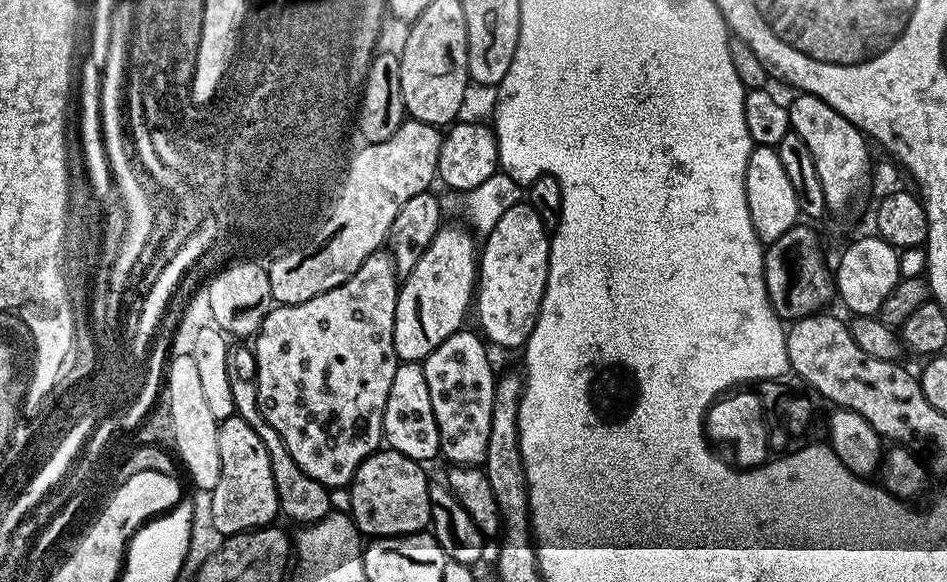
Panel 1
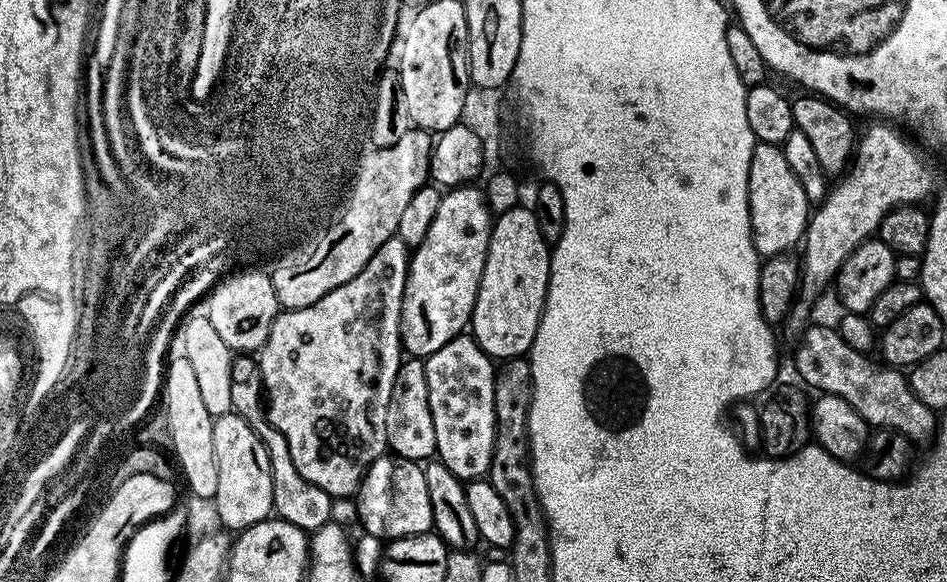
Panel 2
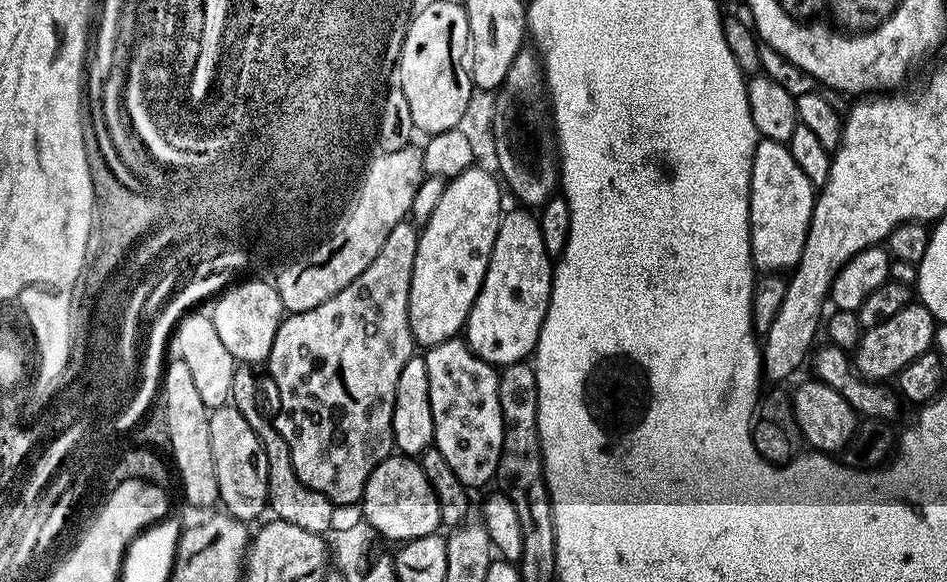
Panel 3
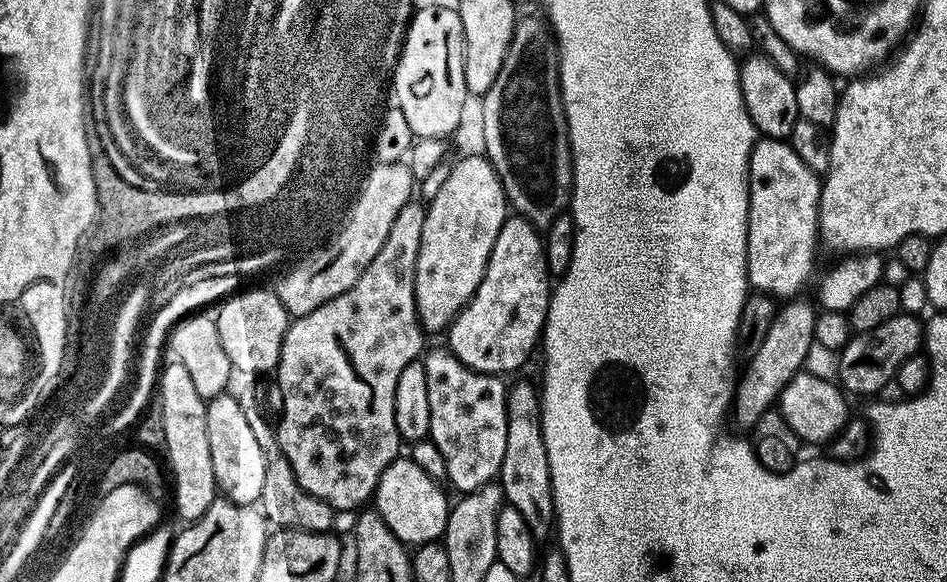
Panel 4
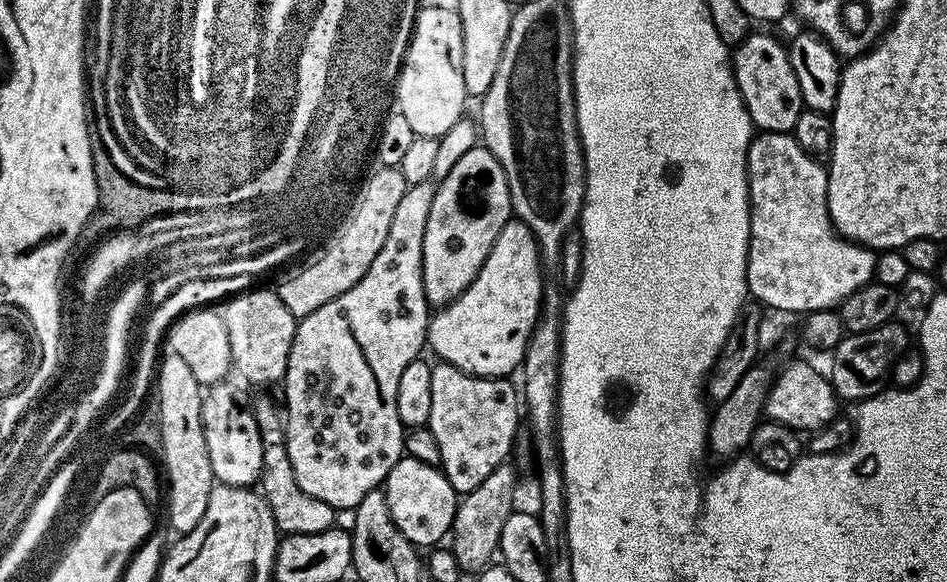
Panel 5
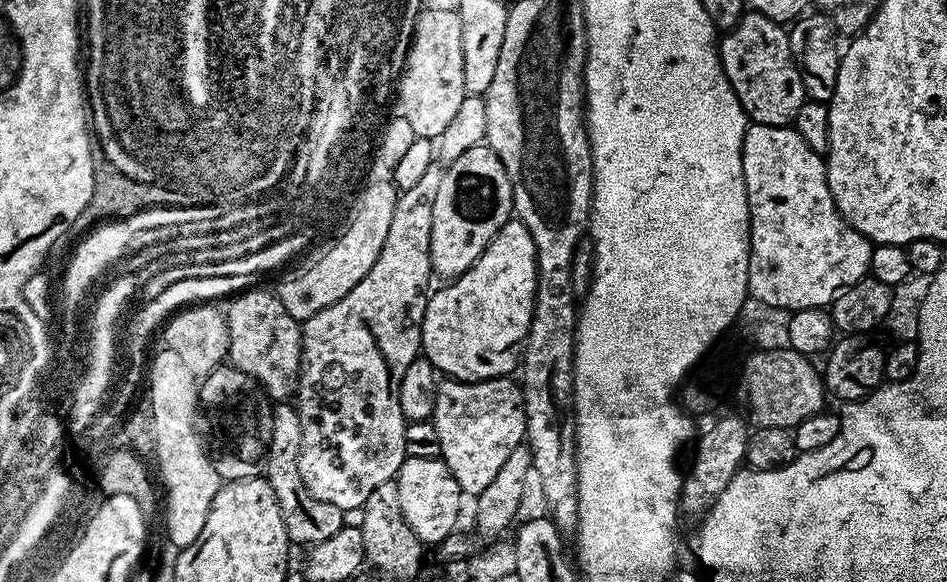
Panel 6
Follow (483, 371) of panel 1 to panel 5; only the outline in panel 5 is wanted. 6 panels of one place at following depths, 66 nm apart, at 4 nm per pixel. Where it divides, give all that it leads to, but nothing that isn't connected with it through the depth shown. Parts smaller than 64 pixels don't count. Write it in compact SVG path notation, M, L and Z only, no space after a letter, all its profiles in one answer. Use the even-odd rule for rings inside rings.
M443 362L432 364L430 418L426 427L438 441L439 467L458 494L477 488L489 474L494 474L499 464L505 463L513 455L516 434L522 428L522 400L518 395L517 385L515 388L510 381L511 379L495 376L471 376L469 372L458 370L453 364Z

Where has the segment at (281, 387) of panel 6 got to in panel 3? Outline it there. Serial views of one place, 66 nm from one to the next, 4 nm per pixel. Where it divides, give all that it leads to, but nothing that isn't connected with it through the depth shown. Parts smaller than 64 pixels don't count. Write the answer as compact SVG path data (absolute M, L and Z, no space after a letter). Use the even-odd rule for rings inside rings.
M248 280L245 284L233 283L220 298L221 300L210 309L210 315L214 322L214 330L221 333L220 337L222 343L226 346L226 350L230 350L232 357L245 365L263 365L270 354L270 346L274 346L274 331L252 331L255 330L256 323L259 320L264 324L270 323L269 325L271 325L273 321L279 322L284 319L286 309L284 303L280 301L280 293L276 291L269 281L267 284L264 280Z

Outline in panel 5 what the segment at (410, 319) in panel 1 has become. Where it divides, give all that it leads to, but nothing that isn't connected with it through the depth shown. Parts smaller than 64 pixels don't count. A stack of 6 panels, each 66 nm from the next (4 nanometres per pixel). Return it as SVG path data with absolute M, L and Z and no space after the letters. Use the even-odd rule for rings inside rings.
M483 146L466 150L454 170L436 184L434 206L430 206L430 218L426 218L426 238L422 238L422 282L429 305L449 304L468 289L478 270L482 270L498 234L502 234L513 216L510 186L498 158L494 158L491 150Z

